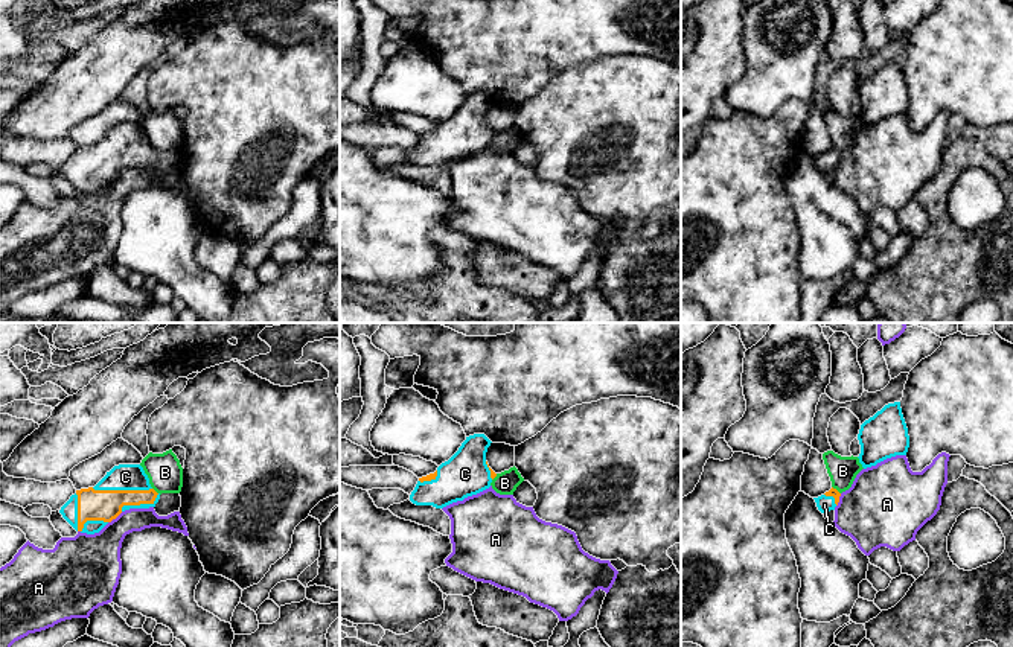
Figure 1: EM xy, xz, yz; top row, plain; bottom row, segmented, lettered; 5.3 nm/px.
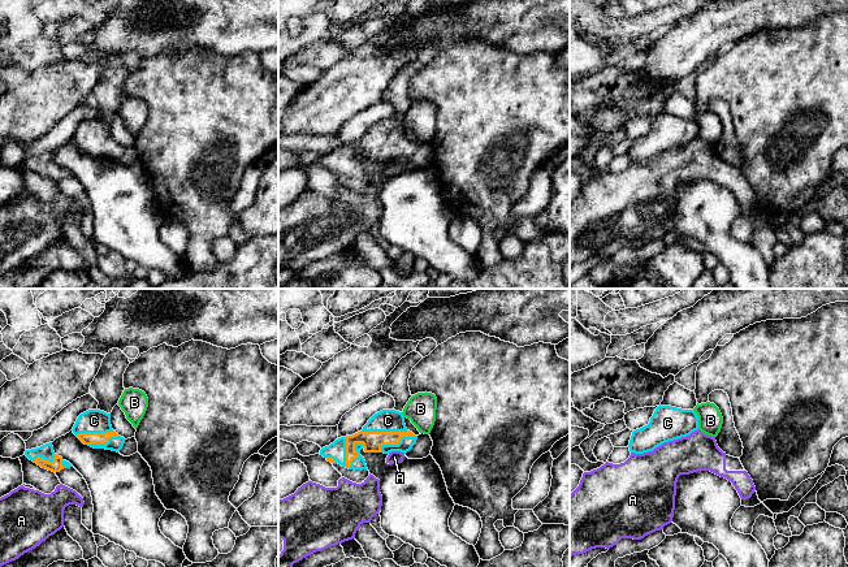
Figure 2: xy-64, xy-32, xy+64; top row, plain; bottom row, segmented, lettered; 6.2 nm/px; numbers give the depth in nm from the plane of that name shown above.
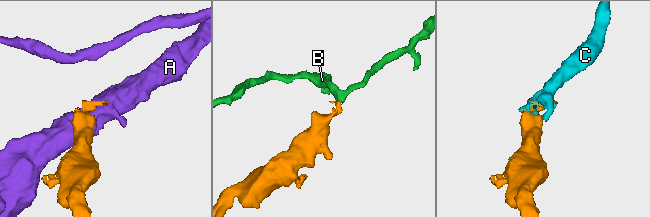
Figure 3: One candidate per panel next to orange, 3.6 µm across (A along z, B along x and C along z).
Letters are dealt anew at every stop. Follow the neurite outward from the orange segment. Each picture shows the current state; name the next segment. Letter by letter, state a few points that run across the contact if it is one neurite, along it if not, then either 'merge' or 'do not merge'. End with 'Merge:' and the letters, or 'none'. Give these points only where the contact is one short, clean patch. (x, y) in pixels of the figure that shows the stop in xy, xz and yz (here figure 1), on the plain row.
A: xy (122, 171), (108, 181) | do not merge
B: xy (153, 146), (157, 152) | do not merge
C: merge
Merge: C

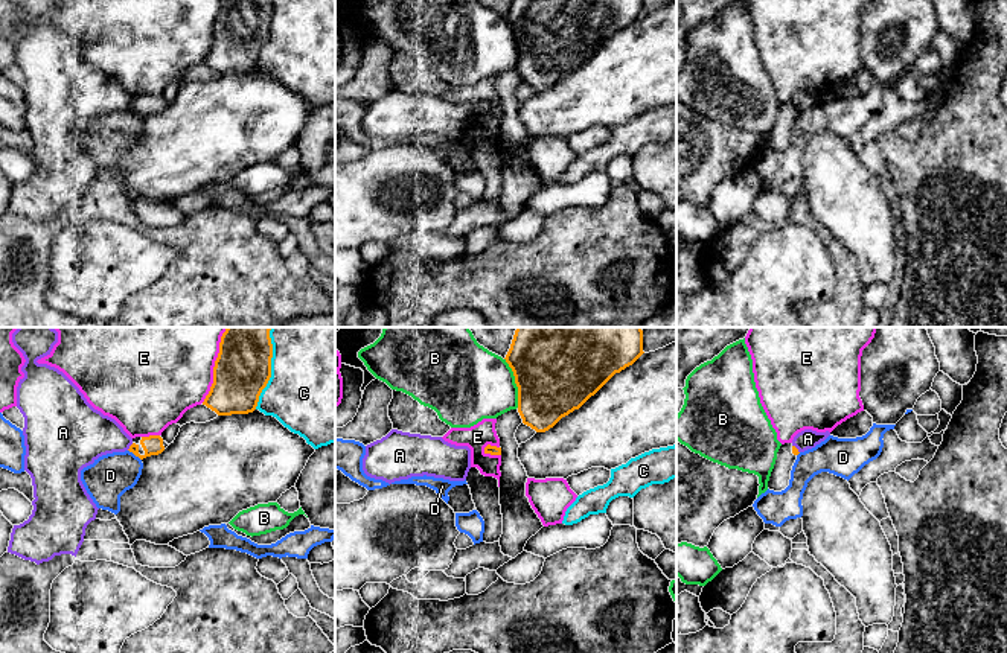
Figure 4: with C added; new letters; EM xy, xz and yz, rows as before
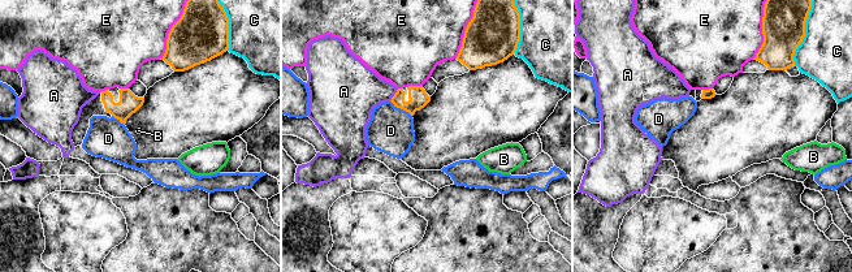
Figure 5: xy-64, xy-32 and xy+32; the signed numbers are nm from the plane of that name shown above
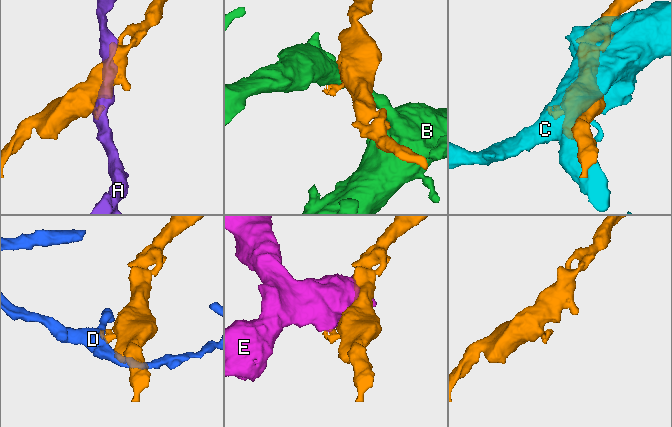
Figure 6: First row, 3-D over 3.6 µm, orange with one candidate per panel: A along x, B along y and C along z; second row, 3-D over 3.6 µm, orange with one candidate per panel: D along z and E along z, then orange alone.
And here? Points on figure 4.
A: do not merge
B: do not merge
C: do not merge
D: xy (128, 108), (140, 119) | do not merge
E: do not merge
Merge: none

